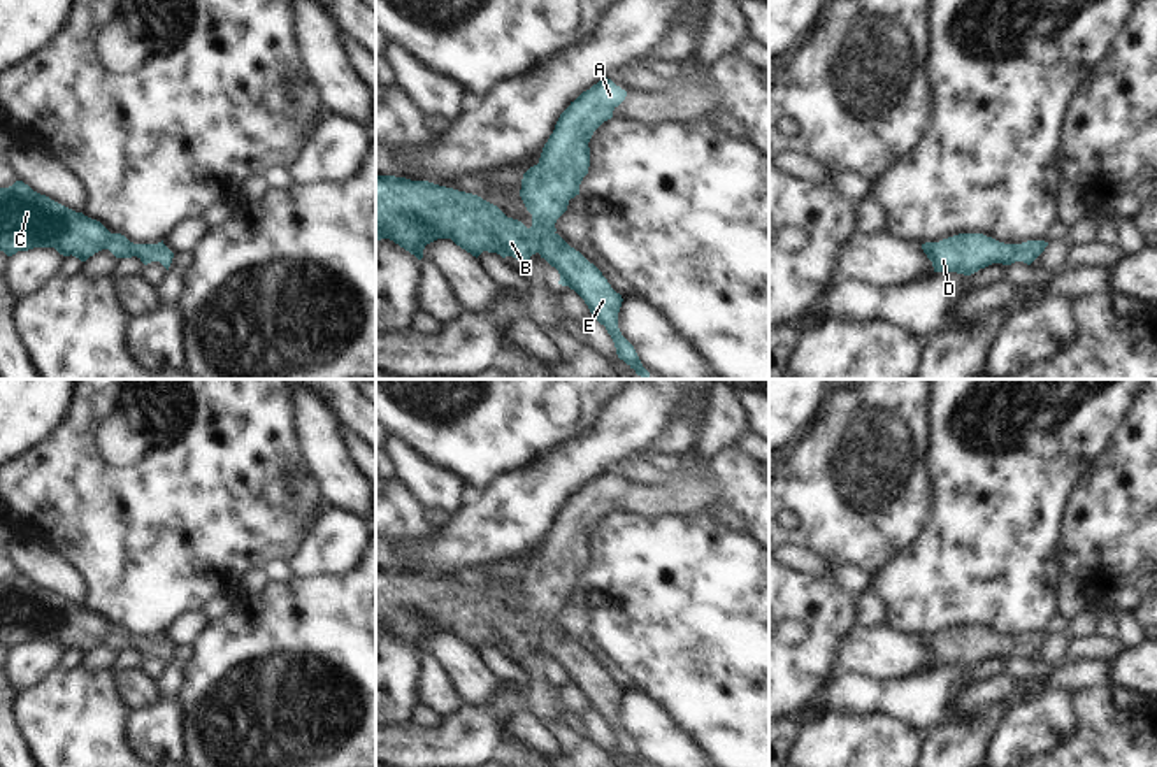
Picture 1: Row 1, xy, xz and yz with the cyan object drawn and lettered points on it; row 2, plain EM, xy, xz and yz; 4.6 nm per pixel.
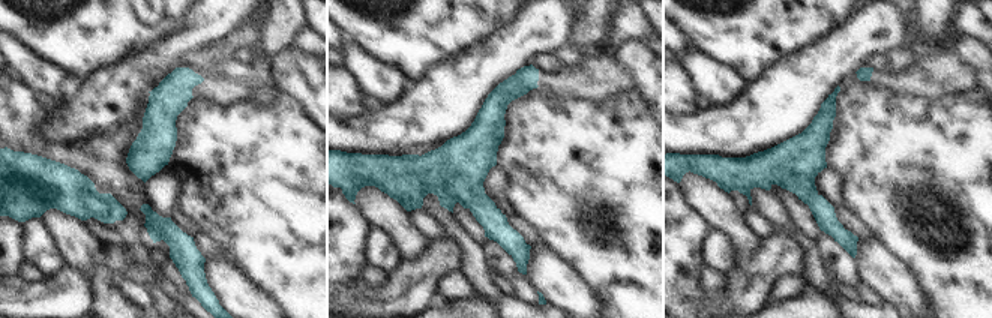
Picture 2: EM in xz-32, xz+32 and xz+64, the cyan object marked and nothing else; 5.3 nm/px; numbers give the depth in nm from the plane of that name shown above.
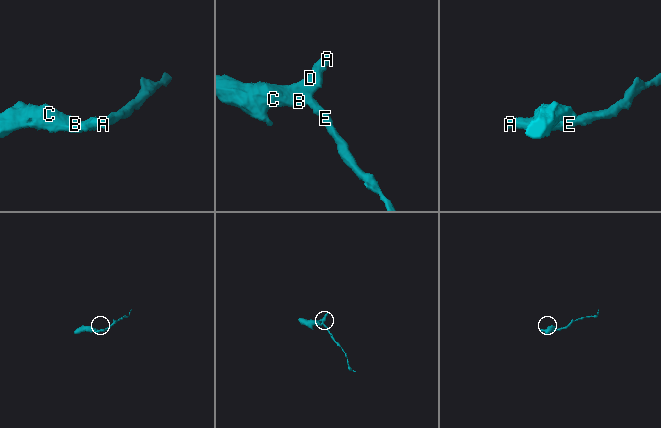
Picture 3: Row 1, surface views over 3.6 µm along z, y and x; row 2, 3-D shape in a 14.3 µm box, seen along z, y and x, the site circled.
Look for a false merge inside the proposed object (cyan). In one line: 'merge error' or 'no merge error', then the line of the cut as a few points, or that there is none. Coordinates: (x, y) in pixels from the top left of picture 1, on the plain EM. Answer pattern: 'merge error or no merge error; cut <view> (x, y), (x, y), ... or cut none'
no merge error; cut none

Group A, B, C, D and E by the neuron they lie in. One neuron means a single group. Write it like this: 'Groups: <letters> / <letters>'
Groups: A B C D E.

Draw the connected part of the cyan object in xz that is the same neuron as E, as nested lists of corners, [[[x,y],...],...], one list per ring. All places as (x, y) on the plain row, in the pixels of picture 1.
[[[602,470],[560,507],[539,556],[521,572],[520,590],[532,607],[530,621],[478,588],[428,574],[376,569],[376,635],[390,632],[418,653],[437,632],[451,632],[476,651],[488,644],[527,655],[539,646],[558,663],[558,677],[574,683],[606,720],[618,751],[636,767],[650,767],[618,721],[622,688],[555,621],[588,567],[593,525],[613,511],[625,490],[625,483]]]

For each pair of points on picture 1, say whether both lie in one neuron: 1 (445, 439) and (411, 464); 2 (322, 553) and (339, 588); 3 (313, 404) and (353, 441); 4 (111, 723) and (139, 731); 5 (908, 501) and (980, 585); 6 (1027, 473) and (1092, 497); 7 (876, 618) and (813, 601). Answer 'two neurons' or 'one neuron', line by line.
1: two neurons
2: two neurons
3: two neurons
4: two neurons
5: two neurons
6: two neurons
7: two neurons

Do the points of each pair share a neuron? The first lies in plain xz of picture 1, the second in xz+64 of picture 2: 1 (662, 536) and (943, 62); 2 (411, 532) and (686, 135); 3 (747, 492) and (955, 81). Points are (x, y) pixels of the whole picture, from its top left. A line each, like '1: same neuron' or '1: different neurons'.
1: different neurons
2: different neurons
3: different neurons

